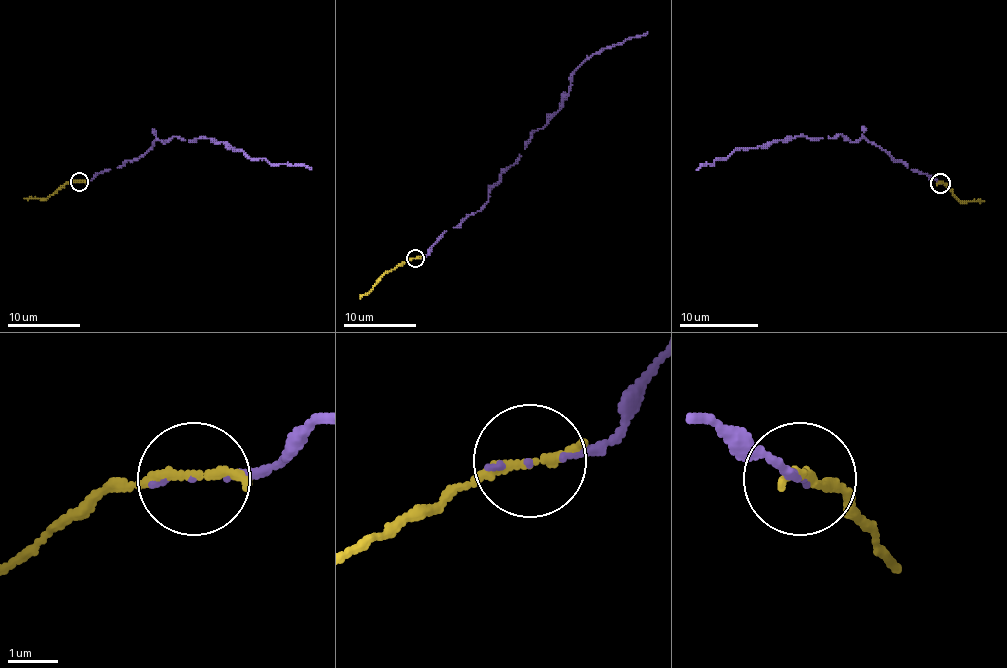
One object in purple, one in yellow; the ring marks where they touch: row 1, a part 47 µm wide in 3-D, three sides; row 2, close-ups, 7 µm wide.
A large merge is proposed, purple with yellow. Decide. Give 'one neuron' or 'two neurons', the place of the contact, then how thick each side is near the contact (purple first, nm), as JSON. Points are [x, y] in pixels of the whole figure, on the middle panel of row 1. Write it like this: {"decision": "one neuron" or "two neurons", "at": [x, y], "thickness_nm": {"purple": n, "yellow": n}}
{"decision": "one neuron", "at": [415, 258], "thickness_nm": {"purple": 80, "yellow": 170}}

